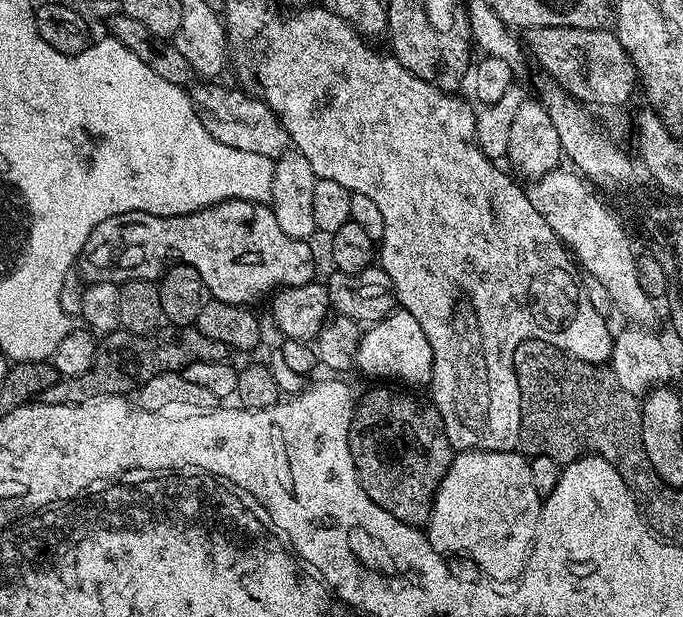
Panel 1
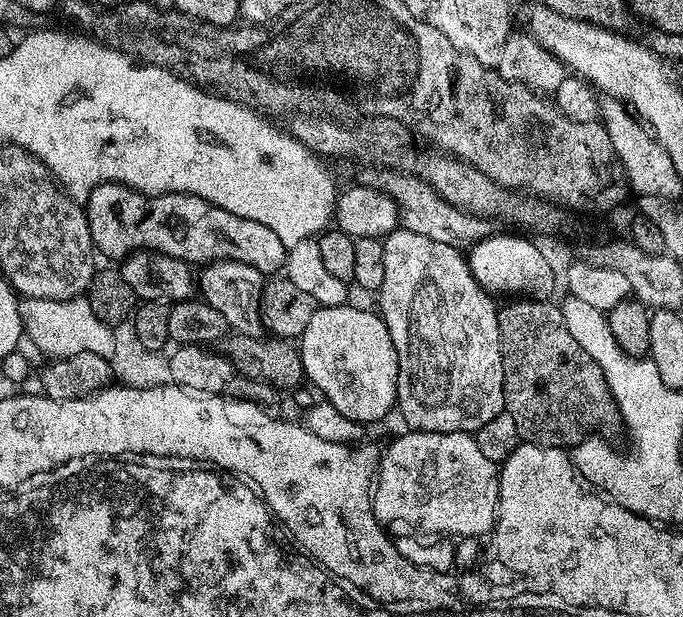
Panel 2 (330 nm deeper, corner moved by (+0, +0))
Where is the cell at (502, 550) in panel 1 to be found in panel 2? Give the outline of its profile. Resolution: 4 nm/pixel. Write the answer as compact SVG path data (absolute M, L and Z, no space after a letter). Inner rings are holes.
M405 431L405 436L400 436L388 449L380 452L378 471L374 477L372 490L372 513L376 516L385 516L387 520L409 520L412 524L420 524L420 528L436 528L436 532L454 532L461 538L467 536L484 536L488 531L495 529L498 524L498 505L500 503L500 474L498 466L478 450L475 435L466 432L417 432Z

